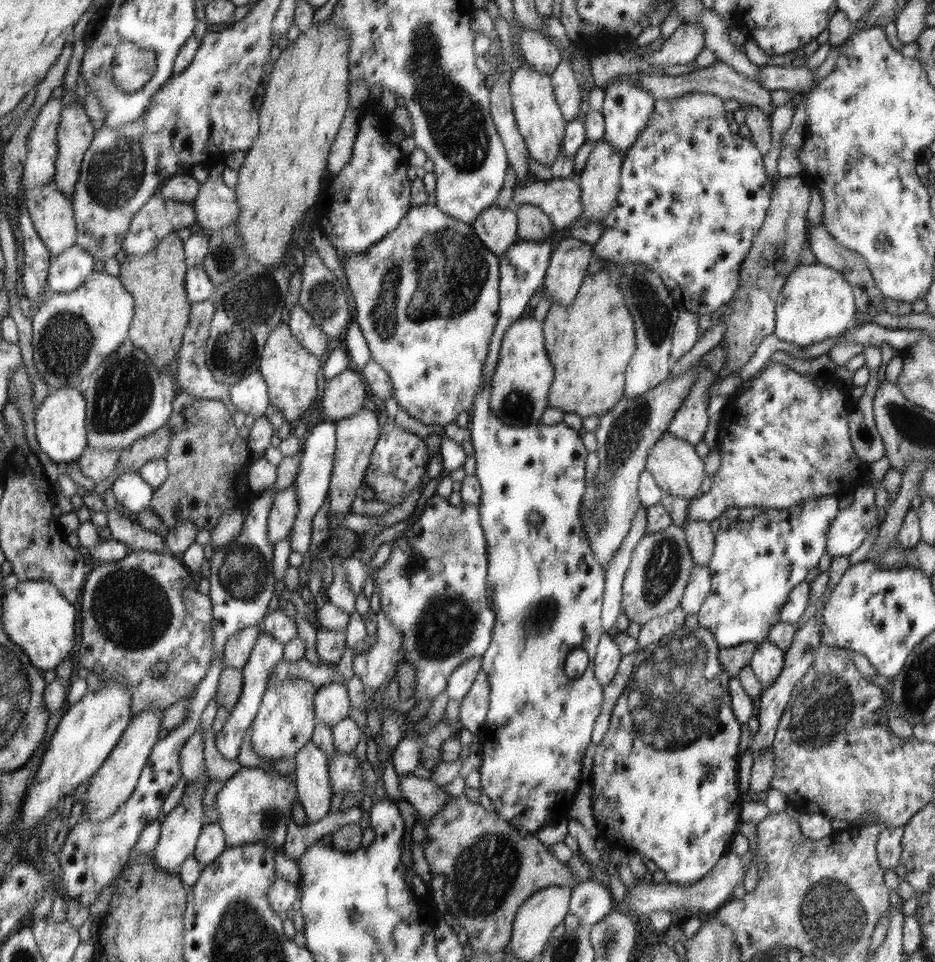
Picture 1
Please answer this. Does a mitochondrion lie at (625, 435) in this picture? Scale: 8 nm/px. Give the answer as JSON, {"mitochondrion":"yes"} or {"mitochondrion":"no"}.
{"mitochondrion":"yes"}

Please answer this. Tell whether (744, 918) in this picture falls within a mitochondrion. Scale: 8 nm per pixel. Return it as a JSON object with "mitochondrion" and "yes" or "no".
{"mitochondrion":"no"}

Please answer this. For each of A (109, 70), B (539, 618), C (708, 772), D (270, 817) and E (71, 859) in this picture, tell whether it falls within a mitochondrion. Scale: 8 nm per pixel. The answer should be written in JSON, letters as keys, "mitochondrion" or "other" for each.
{"A":"other","B":"mitochondrion","C":"other","D":"mitochondrion","E":"other"}

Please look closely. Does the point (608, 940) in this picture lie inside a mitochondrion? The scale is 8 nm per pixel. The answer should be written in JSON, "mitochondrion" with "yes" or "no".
{"mitochondrion":"yes"}

